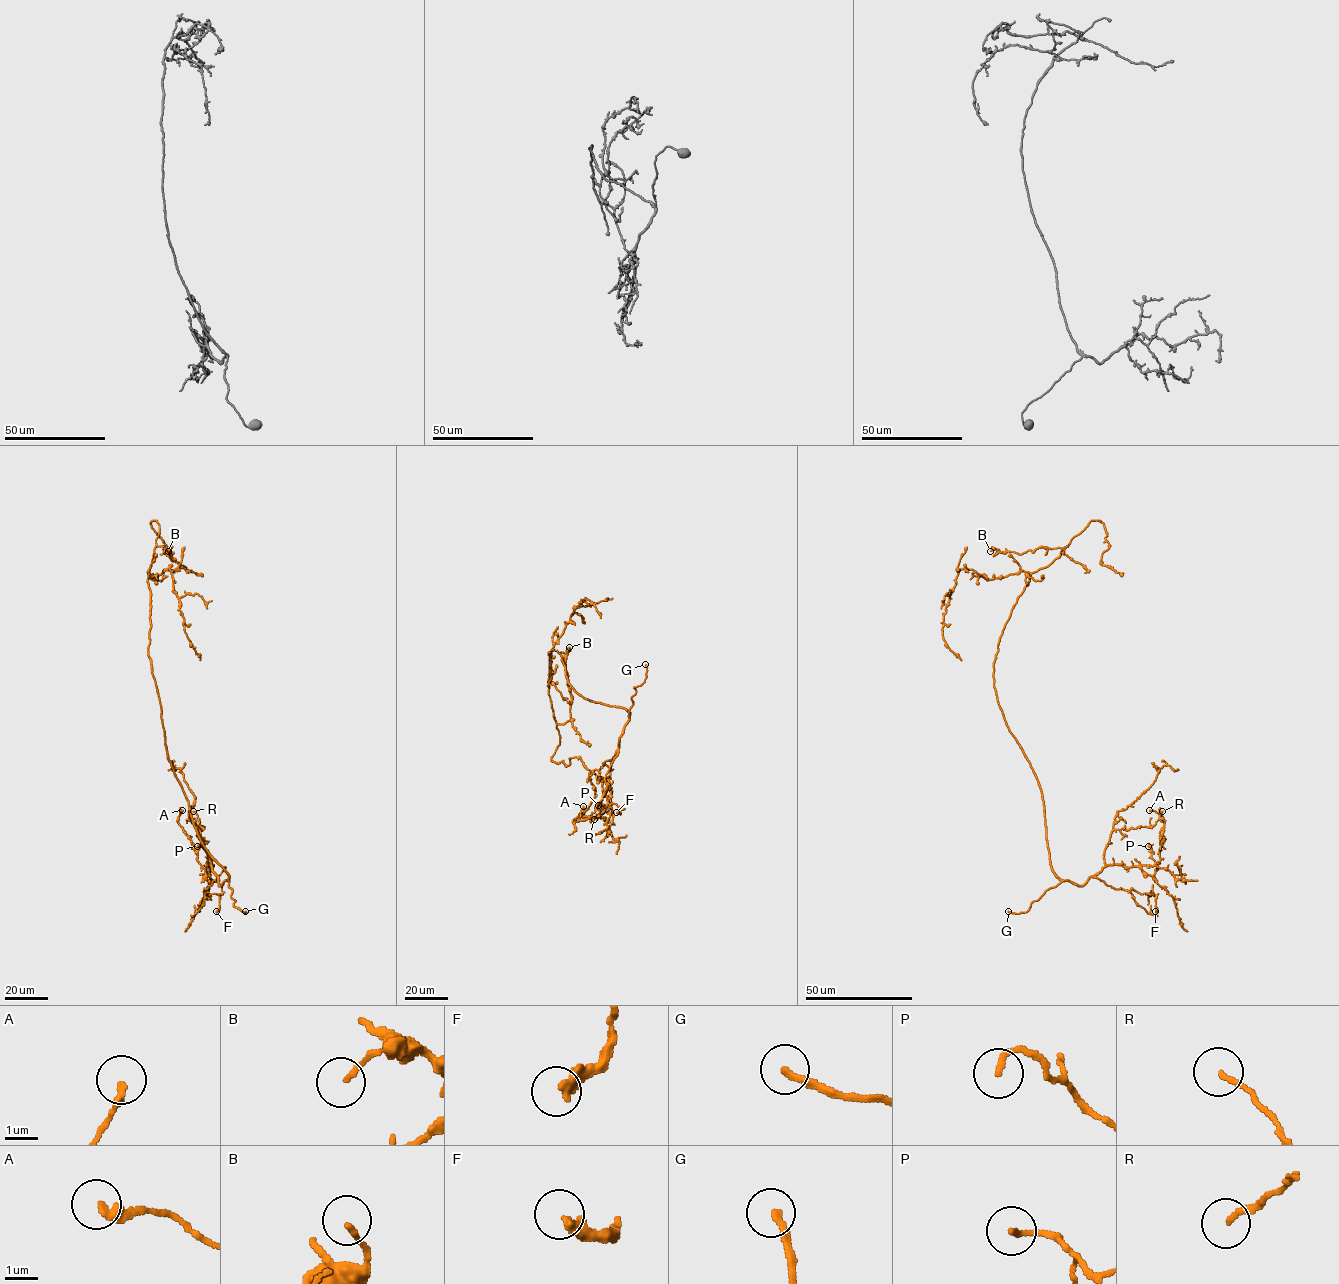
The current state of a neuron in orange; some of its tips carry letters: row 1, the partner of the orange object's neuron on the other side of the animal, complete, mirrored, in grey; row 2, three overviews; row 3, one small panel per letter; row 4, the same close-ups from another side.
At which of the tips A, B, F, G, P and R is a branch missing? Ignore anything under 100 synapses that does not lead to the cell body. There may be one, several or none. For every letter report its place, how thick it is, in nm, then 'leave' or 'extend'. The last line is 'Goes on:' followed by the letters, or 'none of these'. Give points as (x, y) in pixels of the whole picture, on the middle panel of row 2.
A: (583, 806) | 240 nm | leave
B: (569, 647) | 150 nm | leave
F: (616, 812) | 400 nm | leave
G: (645, 664) | 190 nm | extend
P: (598, 805) | 170 nm | leave
R: (594, 819) | 160 nm | leave
Goes on: G

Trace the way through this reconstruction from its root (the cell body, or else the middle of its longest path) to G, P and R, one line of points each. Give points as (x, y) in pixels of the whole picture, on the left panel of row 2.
G: (165, 744), (199, 840), (228, 875), (233, 905), (245, 911)
P: (165, 744), (199, 840), (228, 876), (227, 880), (219, 885), (218, 877), (208, 866), (211, 859), (197, 846)
R: (165, 744), (199, 840), (228, 876), (220, 885), (193, 811)

